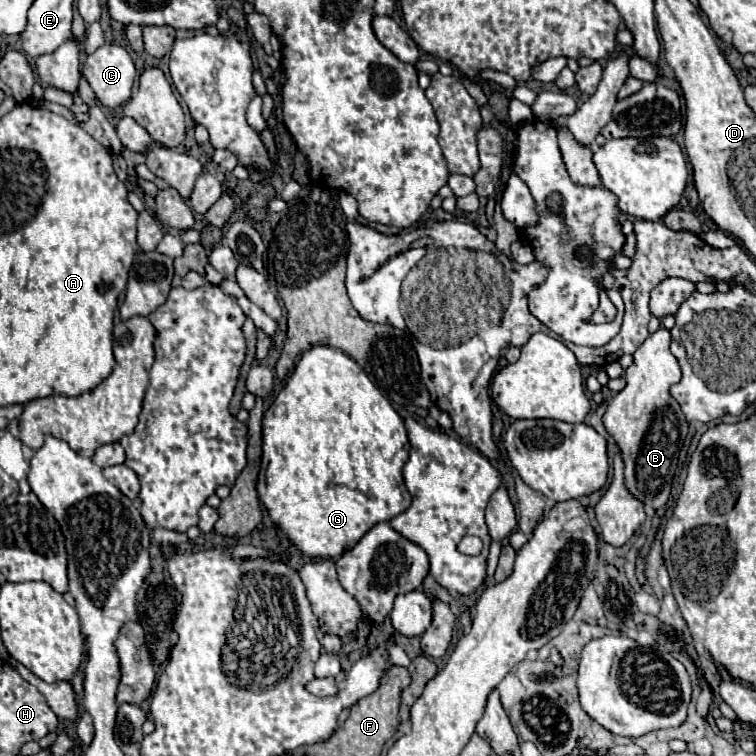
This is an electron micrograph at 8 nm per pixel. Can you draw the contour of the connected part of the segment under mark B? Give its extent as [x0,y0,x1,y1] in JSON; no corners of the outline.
[603,327,689,517]

